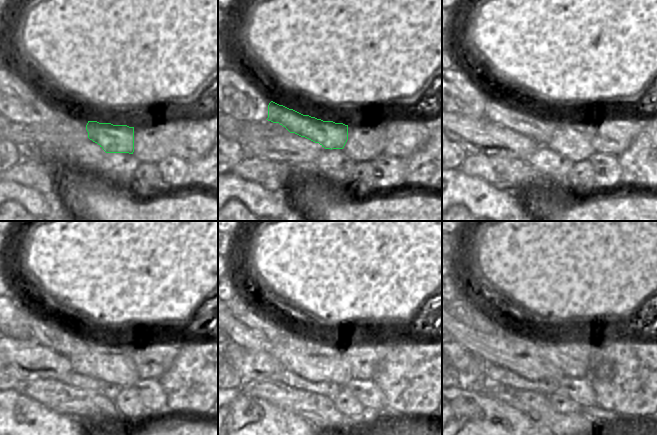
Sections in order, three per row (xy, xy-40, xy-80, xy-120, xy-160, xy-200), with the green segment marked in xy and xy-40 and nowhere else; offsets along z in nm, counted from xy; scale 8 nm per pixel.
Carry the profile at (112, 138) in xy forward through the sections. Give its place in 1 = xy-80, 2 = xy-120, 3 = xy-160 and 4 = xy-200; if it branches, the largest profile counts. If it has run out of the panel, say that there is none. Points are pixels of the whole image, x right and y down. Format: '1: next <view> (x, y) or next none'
1: next xy-80 (542, 130)
2: next xy-120 (50, 335)
3: next xy-160 (239, 308)
4: next xy-200 (462, 309)

